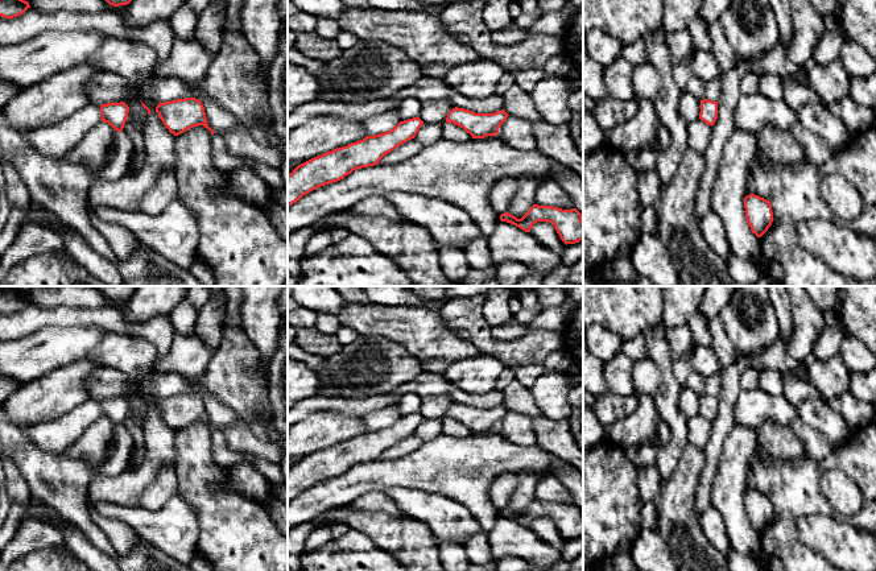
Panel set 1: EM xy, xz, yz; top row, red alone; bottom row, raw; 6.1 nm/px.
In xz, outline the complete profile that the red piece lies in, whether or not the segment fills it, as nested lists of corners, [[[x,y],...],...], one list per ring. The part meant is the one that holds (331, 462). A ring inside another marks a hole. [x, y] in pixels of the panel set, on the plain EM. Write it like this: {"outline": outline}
{"outline": [[[420,413],[408,414],[388,427],[367,431],[298,460],[288,469],[288,502],[310,487],[338,477],[356,464],[377,460],[385,450],[414,434],[422,419]]]}

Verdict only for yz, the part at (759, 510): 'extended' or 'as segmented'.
as segmented

